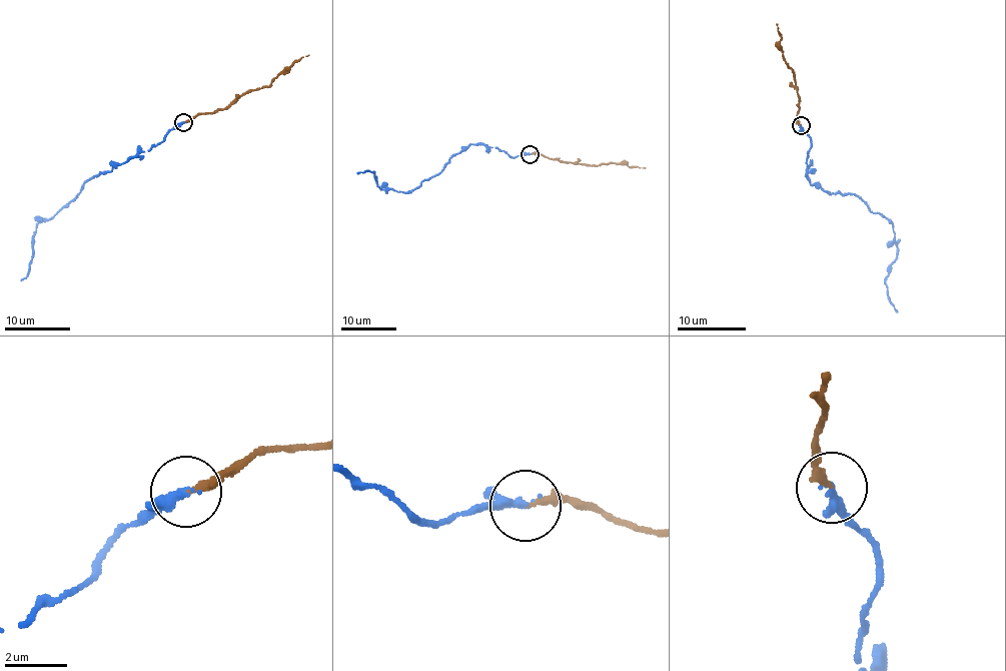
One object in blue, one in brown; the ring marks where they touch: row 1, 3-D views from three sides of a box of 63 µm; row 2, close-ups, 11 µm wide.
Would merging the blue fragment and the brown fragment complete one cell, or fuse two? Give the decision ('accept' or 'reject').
accept

